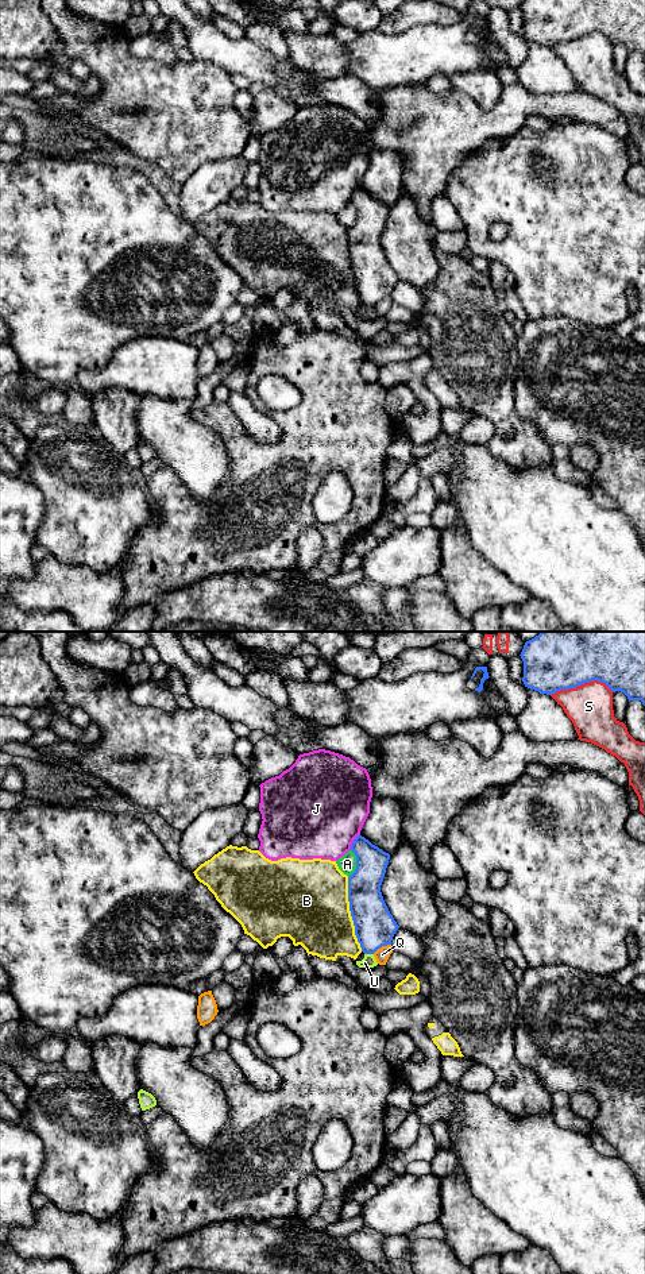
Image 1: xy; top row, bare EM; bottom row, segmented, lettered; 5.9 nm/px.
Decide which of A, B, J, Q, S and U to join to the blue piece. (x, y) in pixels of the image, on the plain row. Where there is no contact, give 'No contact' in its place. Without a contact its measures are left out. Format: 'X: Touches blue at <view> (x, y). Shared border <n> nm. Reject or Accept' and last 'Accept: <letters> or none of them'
A: Touches blue at xy (356, 216). Shared border 180 nm. Reject
B: Touches blue at xy (351, 266). Shared border 440 nm. Reject
J: Touches blue at xy (354, 193). Shared border 120 nm. Reject
Q: Touches blue at xy (381, 298). Shared border 130 nm. Reject
S: Touches blue at xy (582, 35). Shared border 380 nm. Reject
U: Touches blue at xy (369, 305). Shared border 60 nm. Reject
Accept: none of them

